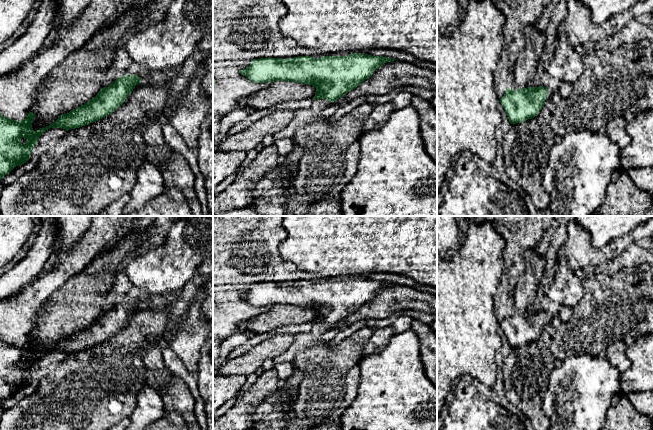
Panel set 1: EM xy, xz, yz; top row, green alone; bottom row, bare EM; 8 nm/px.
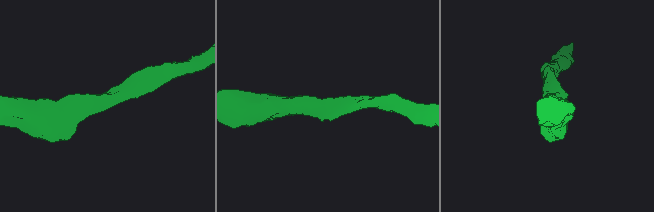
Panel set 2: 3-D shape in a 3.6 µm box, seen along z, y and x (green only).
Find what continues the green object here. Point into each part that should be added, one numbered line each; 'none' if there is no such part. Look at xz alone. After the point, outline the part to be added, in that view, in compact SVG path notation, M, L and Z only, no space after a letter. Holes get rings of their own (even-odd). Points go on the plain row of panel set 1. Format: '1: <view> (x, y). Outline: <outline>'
1: xz (318, 329). Outline: M318 323L318 324L313 324L311 326L311 331L310 333L314 336L321 336L323 333L328 331L330 329L330 326L327 325L326 323Z

